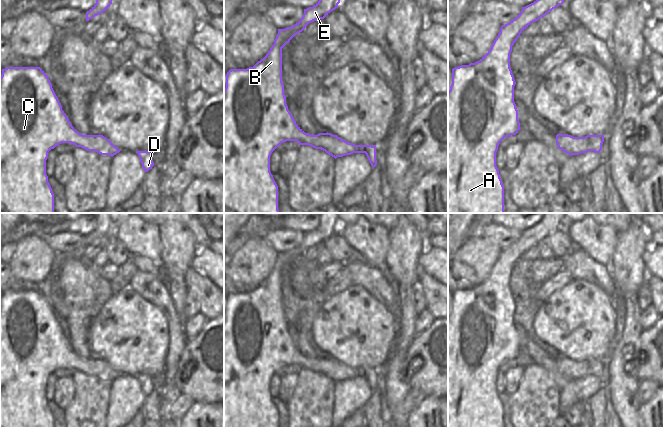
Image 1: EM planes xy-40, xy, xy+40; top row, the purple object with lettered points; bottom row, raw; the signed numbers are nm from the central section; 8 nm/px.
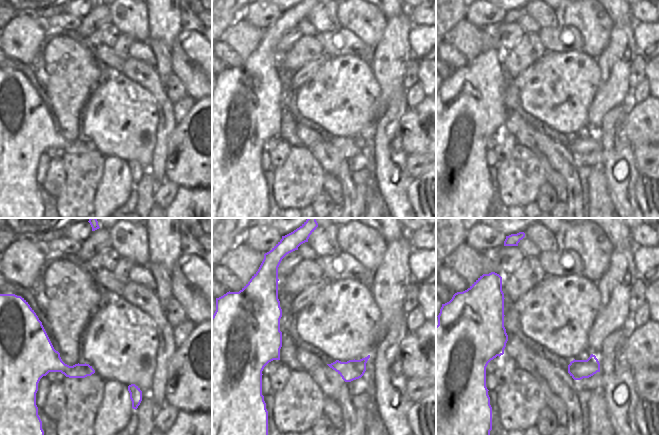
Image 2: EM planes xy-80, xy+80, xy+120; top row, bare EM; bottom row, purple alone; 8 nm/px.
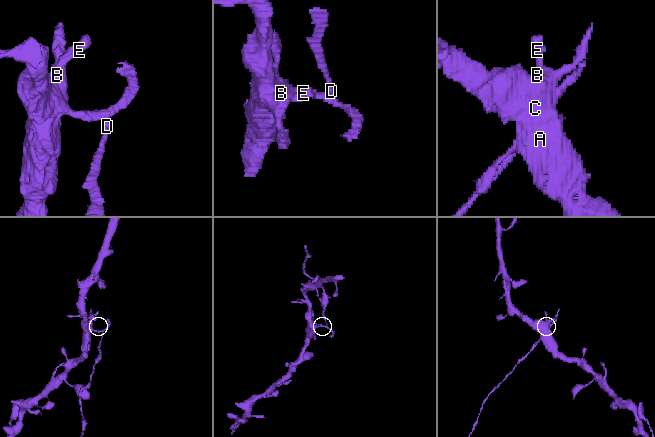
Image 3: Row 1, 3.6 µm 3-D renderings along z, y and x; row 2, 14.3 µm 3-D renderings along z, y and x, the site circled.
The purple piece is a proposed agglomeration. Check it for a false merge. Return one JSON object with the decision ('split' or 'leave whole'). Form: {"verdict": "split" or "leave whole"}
{"verdict": "split"}

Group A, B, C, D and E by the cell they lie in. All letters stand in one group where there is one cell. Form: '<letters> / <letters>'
A B C E / D

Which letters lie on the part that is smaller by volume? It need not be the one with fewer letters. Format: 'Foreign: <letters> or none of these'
Foreign: D

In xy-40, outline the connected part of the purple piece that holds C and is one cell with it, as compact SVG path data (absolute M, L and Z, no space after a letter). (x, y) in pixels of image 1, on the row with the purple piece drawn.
M7 67L2 69L2 76L0 77L0 213L54 213L54 194L46 174L46 160L48 158L48 152L61 143L71 143L87 151L95 151L101 155L109 155L111 157L120 152L118 147L113 145L103 135L83 135L72 126L62 110L62 106L52 88L48 76L40 67Z

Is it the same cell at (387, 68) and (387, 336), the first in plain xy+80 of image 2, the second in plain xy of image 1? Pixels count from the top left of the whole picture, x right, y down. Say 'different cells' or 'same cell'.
different cells

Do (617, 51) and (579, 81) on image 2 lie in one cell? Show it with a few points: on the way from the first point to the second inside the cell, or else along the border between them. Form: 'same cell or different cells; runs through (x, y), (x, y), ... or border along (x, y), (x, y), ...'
different cells; border along (595, 58), (599, 69), (597, 90)

